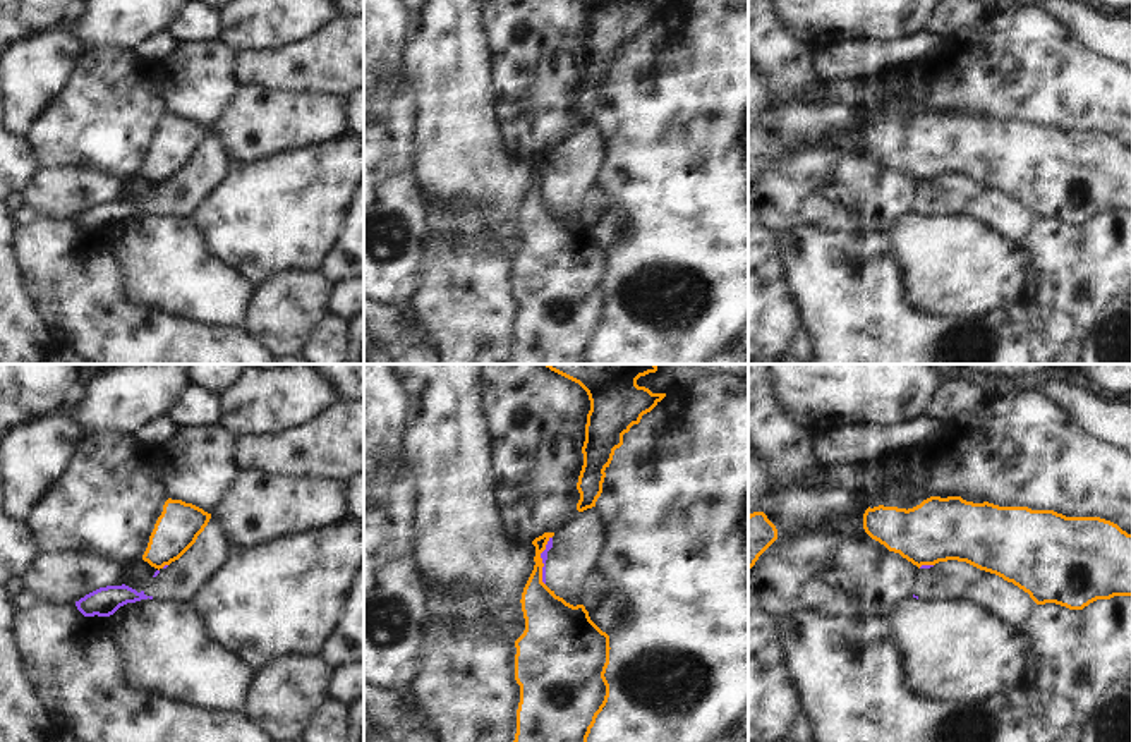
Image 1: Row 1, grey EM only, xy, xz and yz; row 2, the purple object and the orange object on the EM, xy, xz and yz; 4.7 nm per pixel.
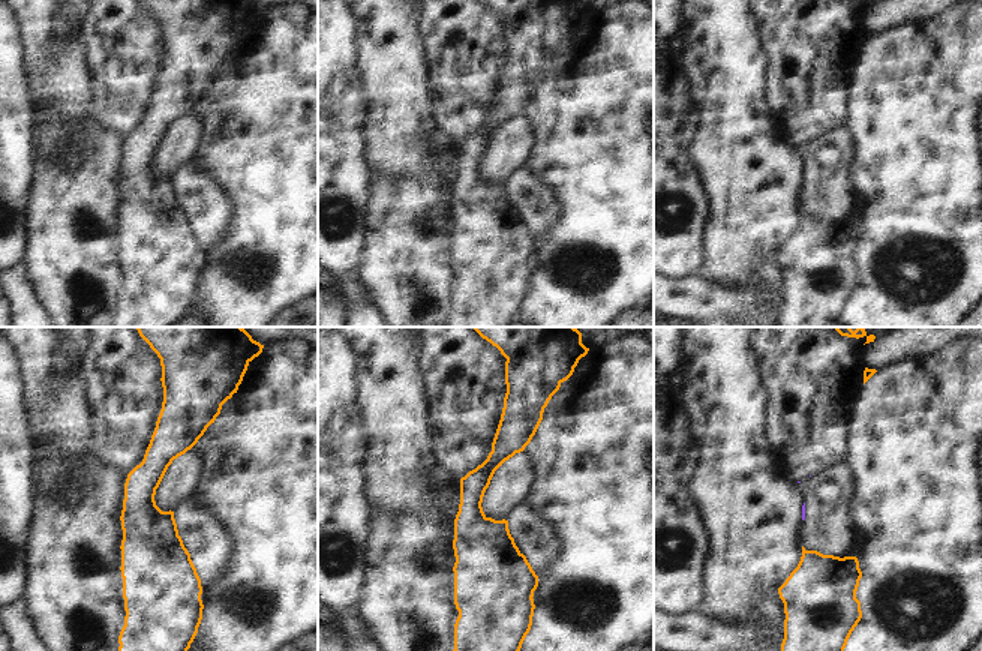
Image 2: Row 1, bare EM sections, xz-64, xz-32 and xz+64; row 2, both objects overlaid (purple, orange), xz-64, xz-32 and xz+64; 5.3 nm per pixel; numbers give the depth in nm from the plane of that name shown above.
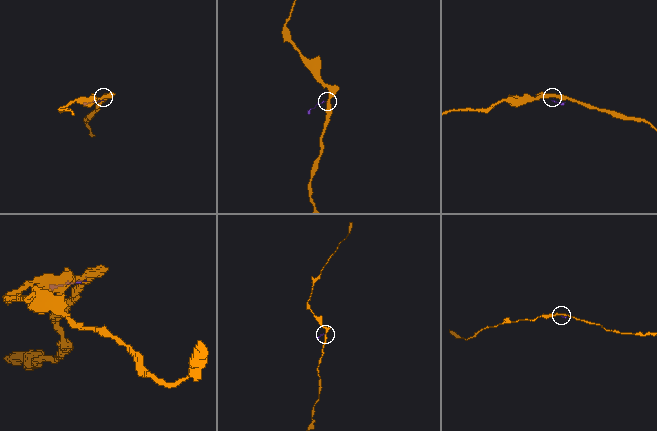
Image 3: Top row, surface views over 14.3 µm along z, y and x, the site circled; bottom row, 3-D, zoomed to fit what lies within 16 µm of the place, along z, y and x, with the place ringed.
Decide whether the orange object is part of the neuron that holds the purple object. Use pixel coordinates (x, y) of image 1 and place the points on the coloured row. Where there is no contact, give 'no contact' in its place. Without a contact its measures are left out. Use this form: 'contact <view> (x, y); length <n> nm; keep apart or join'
contact xz (543, 560); length 240 nm; keep apart

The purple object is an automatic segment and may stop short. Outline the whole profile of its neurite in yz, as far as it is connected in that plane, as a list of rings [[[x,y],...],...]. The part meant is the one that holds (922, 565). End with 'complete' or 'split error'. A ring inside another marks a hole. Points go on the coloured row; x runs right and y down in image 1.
[[[958,560],[922,565],[913,587],[913,598],[922,603],[971,598],[1018,629],[1025,629],[1037,610],[1037,603],[1030,594],[1013,582]]]; split error

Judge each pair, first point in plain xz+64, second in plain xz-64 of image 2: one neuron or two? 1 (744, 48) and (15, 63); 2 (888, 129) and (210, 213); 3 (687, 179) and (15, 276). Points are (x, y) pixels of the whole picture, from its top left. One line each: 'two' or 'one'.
1: two
2: two
3: two

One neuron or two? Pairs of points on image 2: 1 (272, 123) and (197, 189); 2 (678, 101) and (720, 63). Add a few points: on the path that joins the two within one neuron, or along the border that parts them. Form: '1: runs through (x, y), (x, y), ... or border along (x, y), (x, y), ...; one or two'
1: border along (198, 155), (200, 161), (236, 203); two
2: border along (684, 53), (684, 71), (697, 107); two

